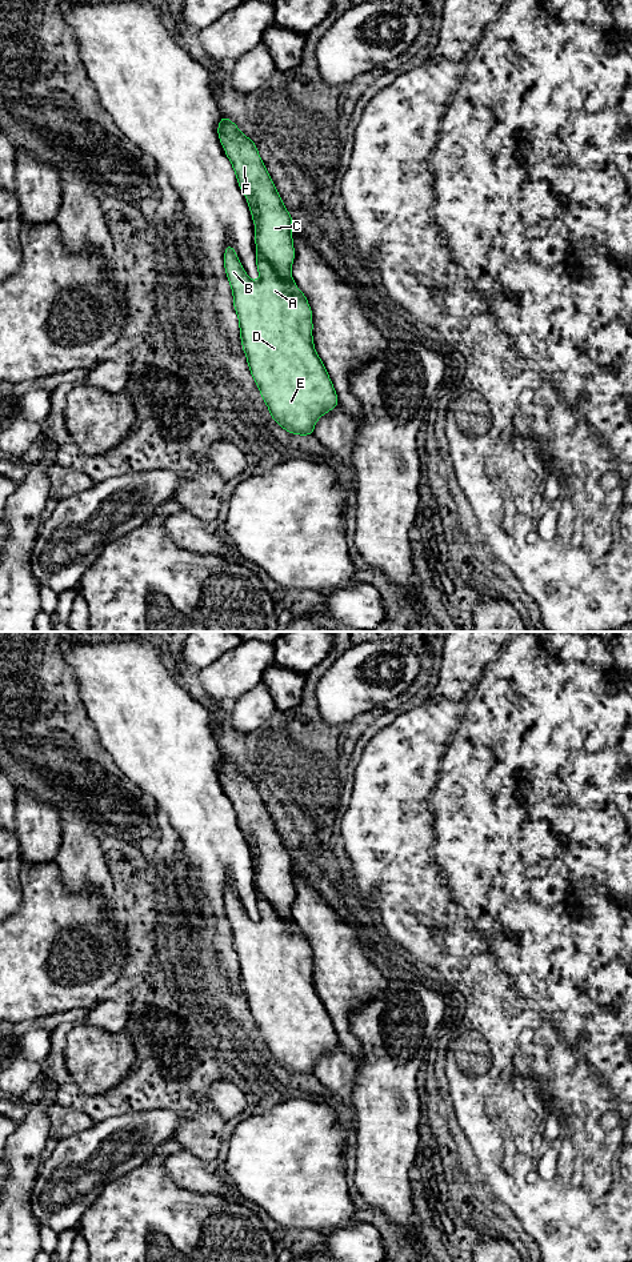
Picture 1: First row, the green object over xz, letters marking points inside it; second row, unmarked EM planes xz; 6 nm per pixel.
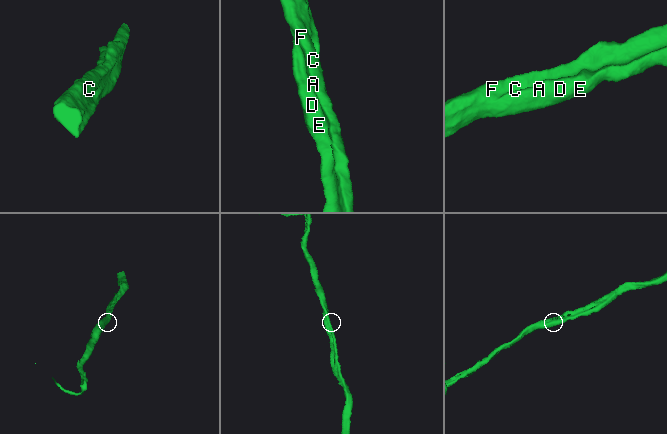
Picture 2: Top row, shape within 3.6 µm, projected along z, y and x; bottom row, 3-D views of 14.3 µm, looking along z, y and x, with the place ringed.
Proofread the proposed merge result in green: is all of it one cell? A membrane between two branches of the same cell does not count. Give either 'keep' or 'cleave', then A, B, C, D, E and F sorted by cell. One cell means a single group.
keep; groups A B C D E F

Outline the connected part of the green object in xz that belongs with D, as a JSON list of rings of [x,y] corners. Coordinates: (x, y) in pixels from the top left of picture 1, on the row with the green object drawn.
[[[221,116],[217,133],[255,223],[256,267],[260,275],[257,281],[248,277],[231,244],[224,252],[224,268],[233,295],[233,308],[239,317],[243,350],[271,417],[292,434],[309,436],[313,434],[316,421],[339,405],[339,398],[315,350],[311,307],[292,279],[293,219],[285,209],[255,141],[245,137],[225,116]]]

